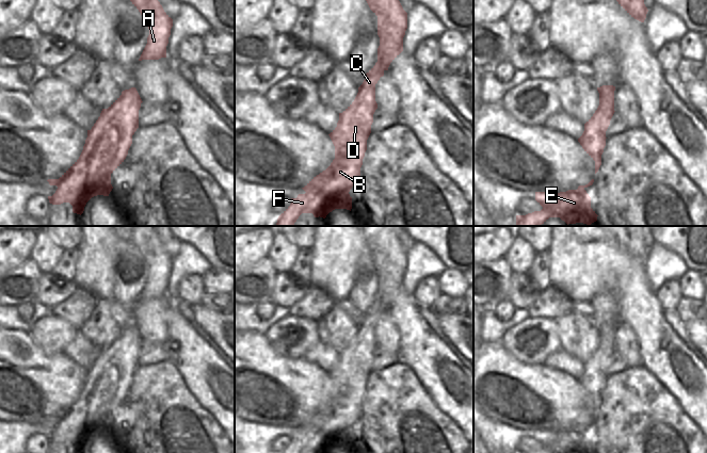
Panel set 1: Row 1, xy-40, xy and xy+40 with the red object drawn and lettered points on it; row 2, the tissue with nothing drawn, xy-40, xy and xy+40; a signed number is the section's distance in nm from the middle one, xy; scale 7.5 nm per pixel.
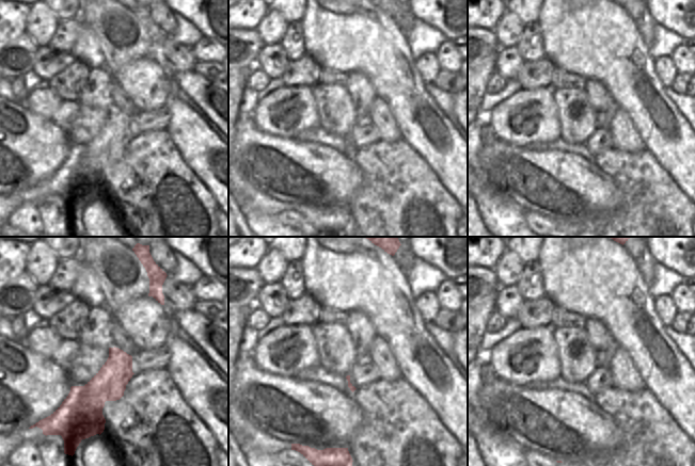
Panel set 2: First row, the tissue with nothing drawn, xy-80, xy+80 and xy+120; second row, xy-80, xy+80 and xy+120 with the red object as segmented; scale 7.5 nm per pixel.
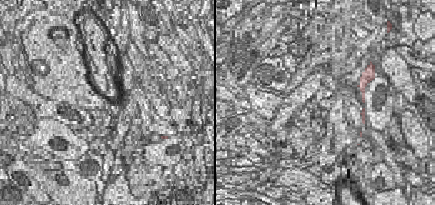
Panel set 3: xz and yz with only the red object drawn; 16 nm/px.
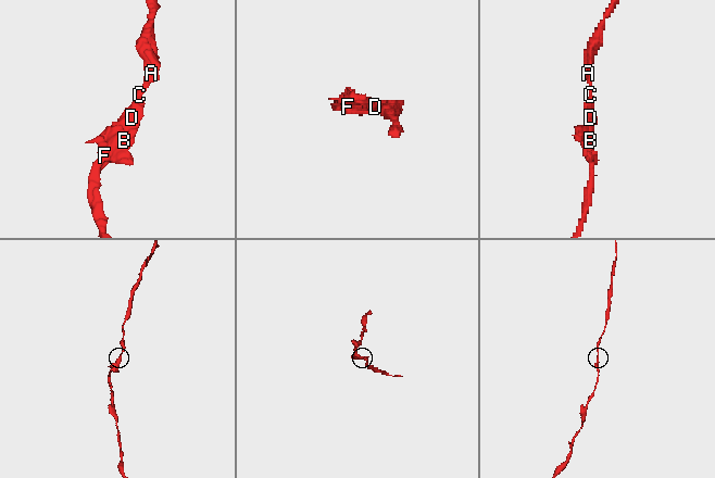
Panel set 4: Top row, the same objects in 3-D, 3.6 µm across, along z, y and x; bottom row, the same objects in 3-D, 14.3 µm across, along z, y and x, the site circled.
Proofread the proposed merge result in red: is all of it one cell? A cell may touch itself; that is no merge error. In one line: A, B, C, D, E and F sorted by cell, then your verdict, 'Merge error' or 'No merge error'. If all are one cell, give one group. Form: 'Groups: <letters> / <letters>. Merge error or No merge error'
Groups: A B C D E F. No merge error

